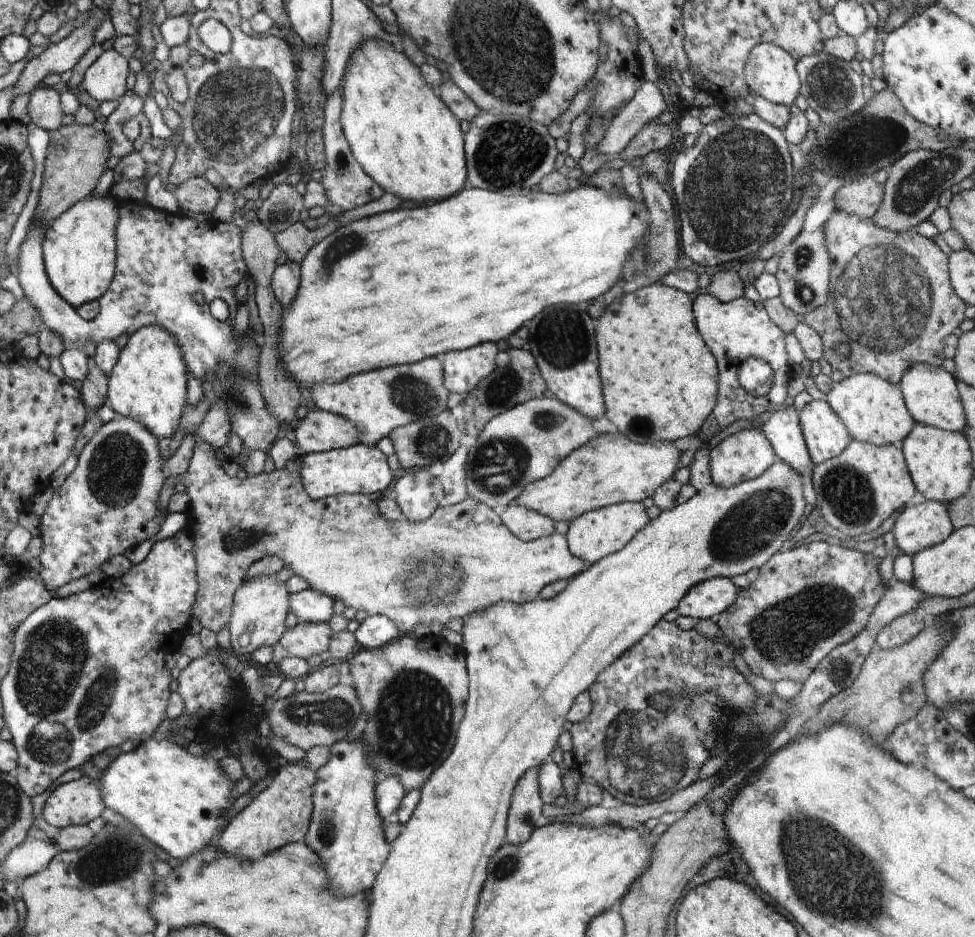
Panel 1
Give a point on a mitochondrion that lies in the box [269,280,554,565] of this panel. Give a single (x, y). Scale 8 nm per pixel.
(499, 464)

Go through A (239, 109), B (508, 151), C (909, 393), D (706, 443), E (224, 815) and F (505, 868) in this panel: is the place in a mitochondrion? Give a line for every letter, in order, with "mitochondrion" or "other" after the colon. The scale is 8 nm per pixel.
A: mitochondrion
B: mitochondrion
C: other
D: other
E: other
F: mitochondrion

